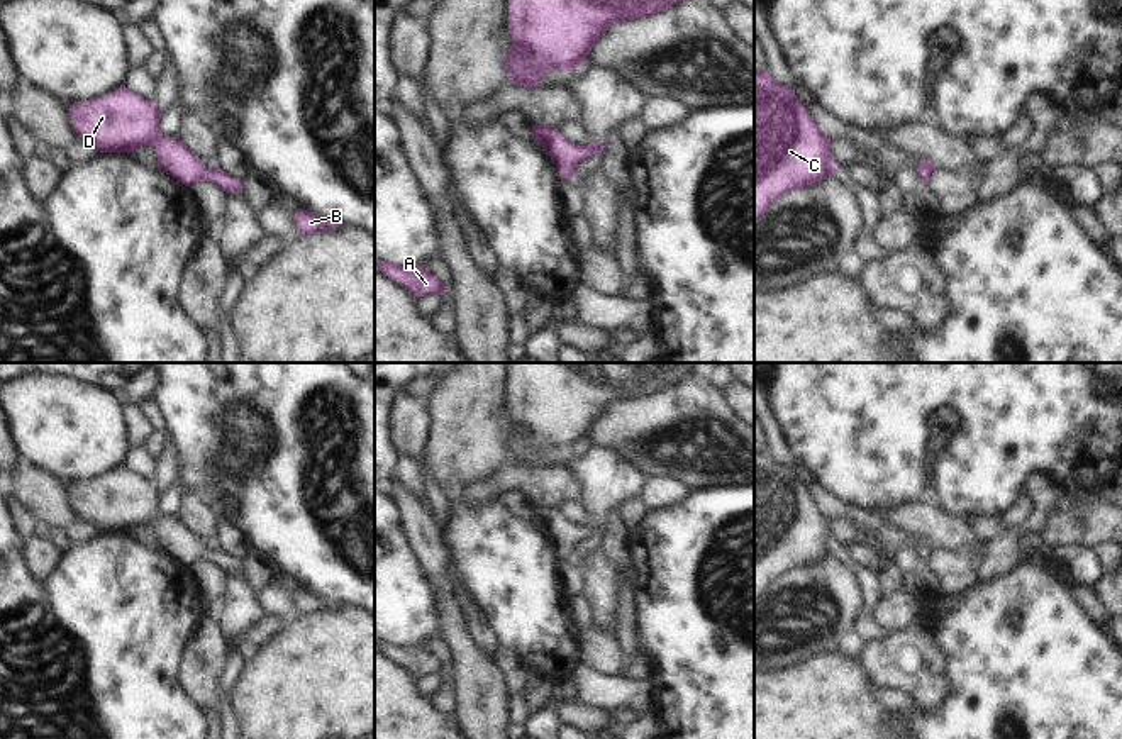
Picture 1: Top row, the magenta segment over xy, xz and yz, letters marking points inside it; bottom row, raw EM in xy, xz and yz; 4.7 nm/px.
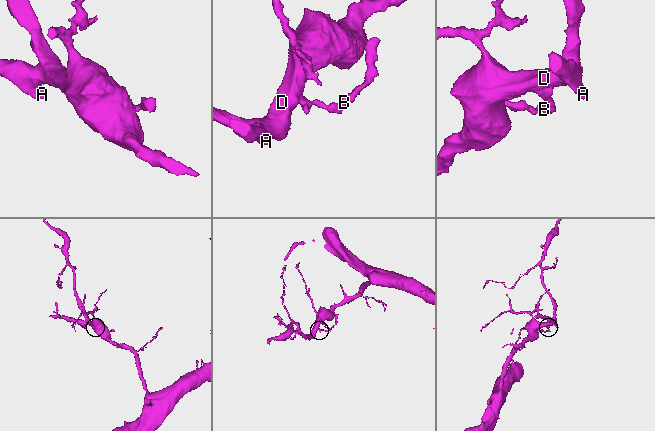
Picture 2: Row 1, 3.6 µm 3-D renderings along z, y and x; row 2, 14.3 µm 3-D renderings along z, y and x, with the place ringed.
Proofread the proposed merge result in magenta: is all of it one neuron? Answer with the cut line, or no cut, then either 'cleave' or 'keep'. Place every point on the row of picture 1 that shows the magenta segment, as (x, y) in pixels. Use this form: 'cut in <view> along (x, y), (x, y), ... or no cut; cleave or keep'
no cut; keep

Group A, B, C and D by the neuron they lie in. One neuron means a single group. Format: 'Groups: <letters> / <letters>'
Groups: A B C D.

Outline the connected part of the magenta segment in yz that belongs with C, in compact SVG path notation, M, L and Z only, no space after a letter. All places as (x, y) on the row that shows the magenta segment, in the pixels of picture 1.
M754 71L754 224L775 198L839 171L830 141L792 88Z

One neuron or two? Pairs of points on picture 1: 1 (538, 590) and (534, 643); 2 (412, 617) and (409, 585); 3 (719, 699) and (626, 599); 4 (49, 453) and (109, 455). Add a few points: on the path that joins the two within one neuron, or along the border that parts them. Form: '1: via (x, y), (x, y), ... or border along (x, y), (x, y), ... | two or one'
1: via (534, 604), (534, 629) | one
2: via (409, 609), (409, 594) | one
3: border along (633, 585), (638, 646) | two
4: via (65, 453), (94, 453) | one

